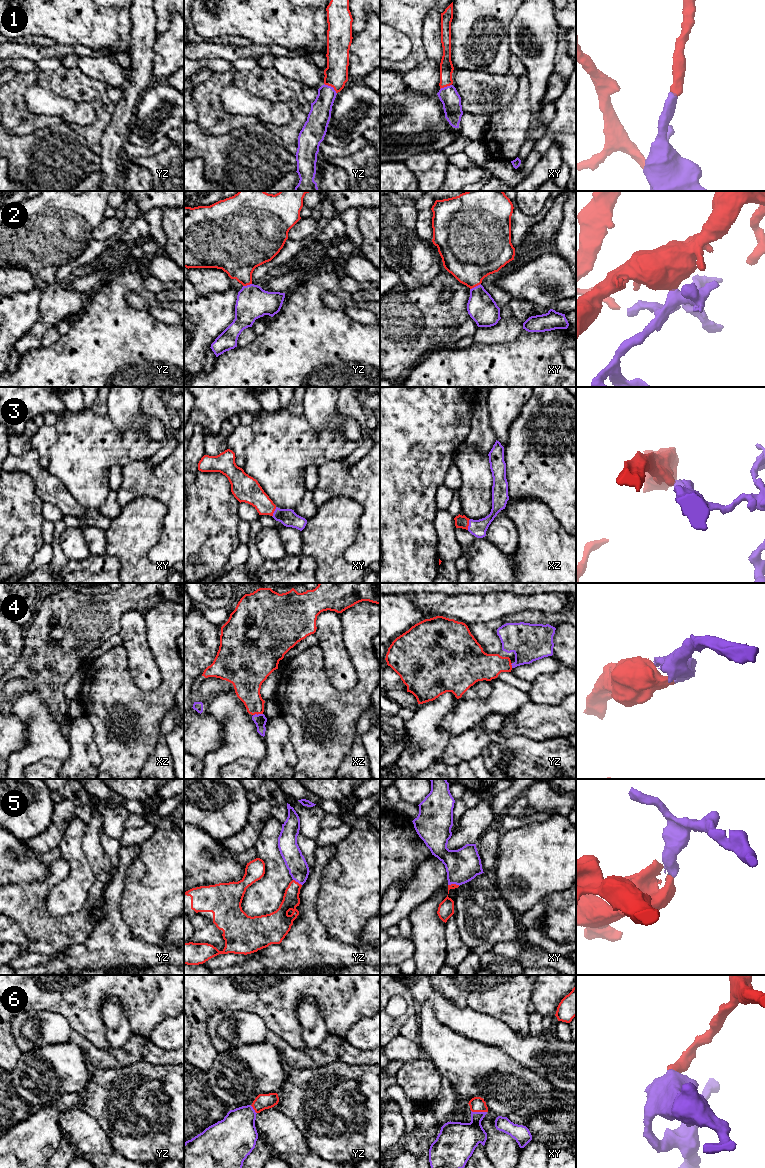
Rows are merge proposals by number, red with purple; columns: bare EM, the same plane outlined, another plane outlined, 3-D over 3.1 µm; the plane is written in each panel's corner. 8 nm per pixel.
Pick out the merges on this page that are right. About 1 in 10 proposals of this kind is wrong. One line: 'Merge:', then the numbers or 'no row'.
Merge: 1, 2, 3, 4, 5, 6

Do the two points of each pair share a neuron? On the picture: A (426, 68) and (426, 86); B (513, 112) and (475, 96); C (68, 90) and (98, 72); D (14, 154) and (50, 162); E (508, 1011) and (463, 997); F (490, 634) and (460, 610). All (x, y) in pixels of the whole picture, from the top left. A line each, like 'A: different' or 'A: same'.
A: same
B: different
C: different
D: same
E: same
F: different

